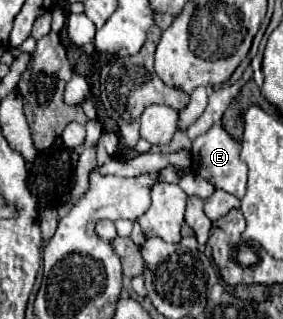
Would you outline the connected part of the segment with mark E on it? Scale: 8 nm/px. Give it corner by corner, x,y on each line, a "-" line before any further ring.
220,125
210,127
204,135
194,139
190,153
192,153
194,173
208,179
216,189
222,189
238,199
244,197
244,193
246,193
246,165
240,161
240,143
236,139
232,139

